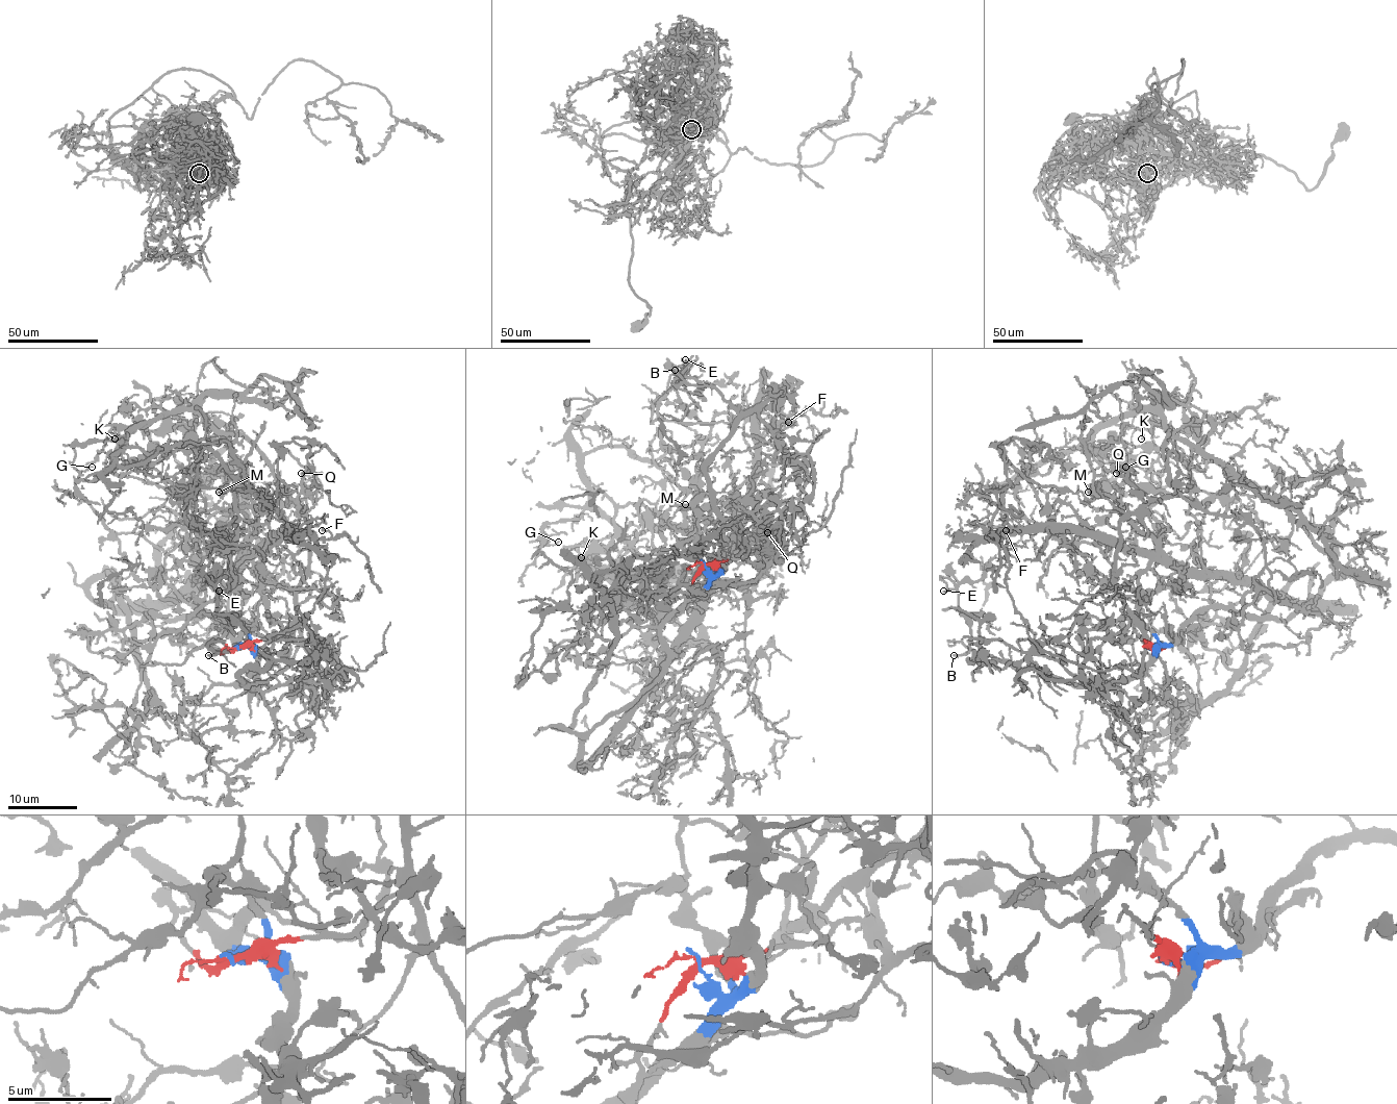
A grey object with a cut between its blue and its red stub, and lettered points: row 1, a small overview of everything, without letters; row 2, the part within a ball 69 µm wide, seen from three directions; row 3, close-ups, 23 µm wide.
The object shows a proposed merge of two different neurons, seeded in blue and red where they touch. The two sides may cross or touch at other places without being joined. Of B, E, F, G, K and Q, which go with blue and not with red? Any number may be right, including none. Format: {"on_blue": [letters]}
{"on_blue": ["B", "E", "F"]}

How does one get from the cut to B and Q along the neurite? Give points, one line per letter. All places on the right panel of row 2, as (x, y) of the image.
B: (1147, 648), (1158, 648), (1149, 660), (1101, 686), (1018, 669), (971, 643), (953, 655)
Q: (1147, 648), (1134, 627), (1113, 576), (1118, 524), (1146, 496), (1117, 472)

